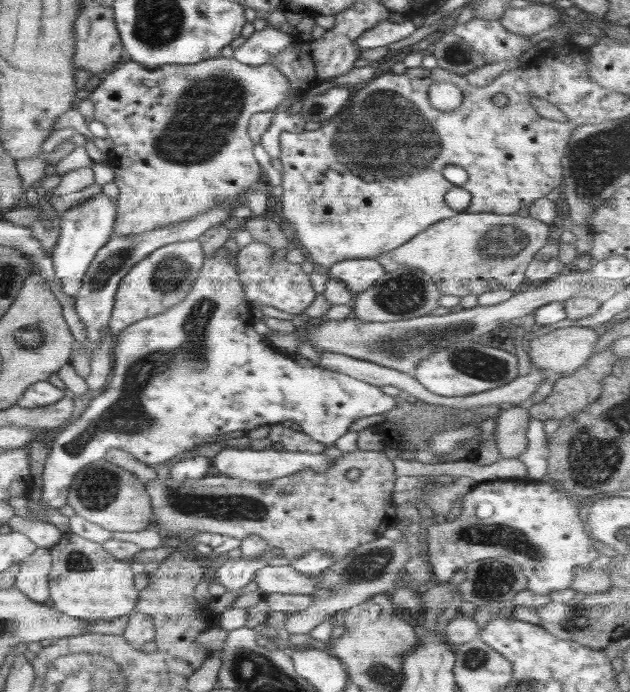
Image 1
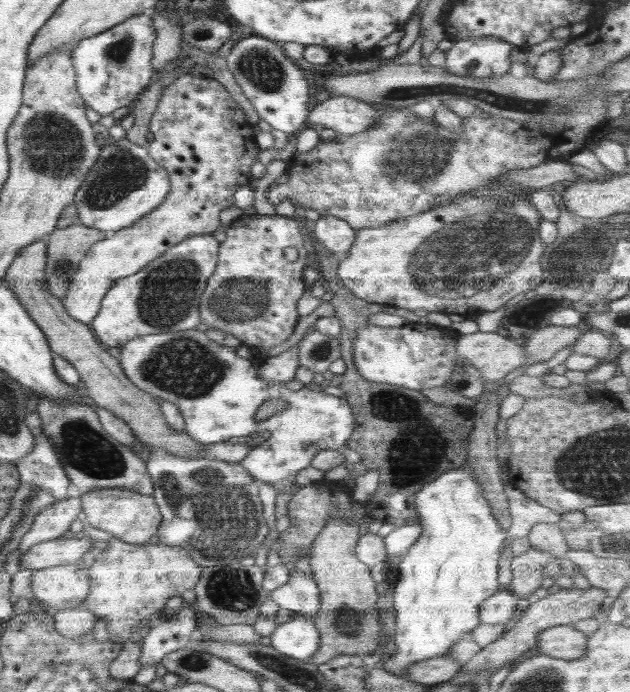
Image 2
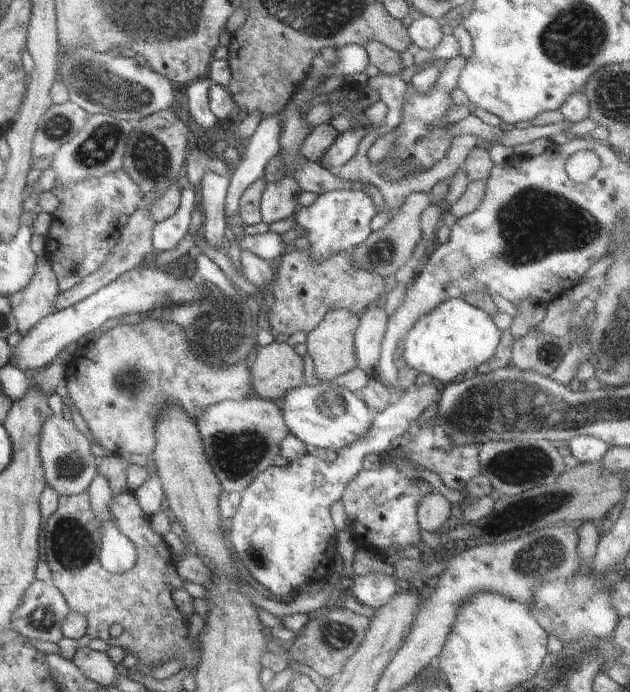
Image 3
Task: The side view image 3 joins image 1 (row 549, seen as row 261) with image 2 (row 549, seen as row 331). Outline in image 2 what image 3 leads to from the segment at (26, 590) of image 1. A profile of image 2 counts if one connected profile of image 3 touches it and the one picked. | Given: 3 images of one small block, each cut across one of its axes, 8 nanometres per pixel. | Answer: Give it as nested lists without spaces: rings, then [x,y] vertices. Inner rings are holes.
[[[71,496],[44,508],[34,518],[30,530],[21,538],[20,555],[28,552],[31,546],[68,535],[70,524],[74,522],[81,511],[81,498]]]

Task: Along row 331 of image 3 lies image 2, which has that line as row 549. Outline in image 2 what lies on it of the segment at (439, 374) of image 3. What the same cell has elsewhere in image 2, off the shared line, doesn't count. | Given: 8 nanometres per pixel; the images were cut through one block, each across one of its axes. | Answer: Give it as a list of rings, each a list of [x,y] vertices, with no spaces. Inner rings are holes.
[[[465,463],[428,482],[420,492],[416,492],[414,504],[422,532],[418,540],[401,555],[401,562],[396,564],[390,580],[396,610],[393,633],[395,652],[385,655],[383,668],[398,676],[404,674],[404,668],[414,662],[447,655],[455,643],[468,637],[481,625],[480,604],[503,588],[498,582],[498,562],[507,530],[502,530],[492,516],[492,510],[470,466]]]

